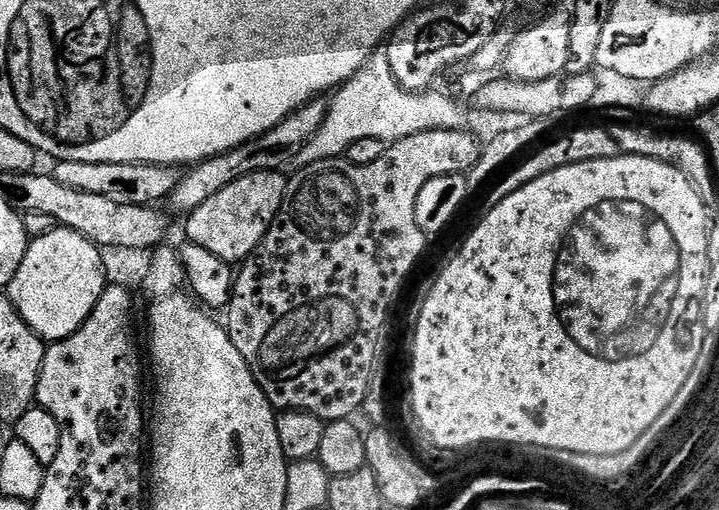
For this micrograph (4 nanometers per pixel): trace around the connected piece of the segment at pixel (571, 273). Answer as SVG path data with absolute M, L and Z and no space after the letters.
M604 196L604 200L596 200L596 204L584 208L584 212L564 228L556 253L552 260L554 306L573 346L580 347L584 356L600 360L600 364L628 364L628 360L648 356L648 352L660 344L660 336L664 336L668 324L672 324L670 318L672 312L676 312L676 300L680 300L684 252L680 240L676 240L676 232L672 232L672 224L668 224L656 208L648 208L644 200Z

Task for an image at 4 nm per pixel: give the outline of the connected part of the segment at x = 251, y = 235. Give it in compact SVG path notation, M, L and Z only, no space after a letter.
M280 170L255 172L238 178L238 182L226 186L226 190L220 191L219 194L214 194L210 202L188 213L187 239L202 246L202 250L210 250L210 254L218 254L218 258L229 262L243 262L249 259L282 206L286 187L284 174Z

